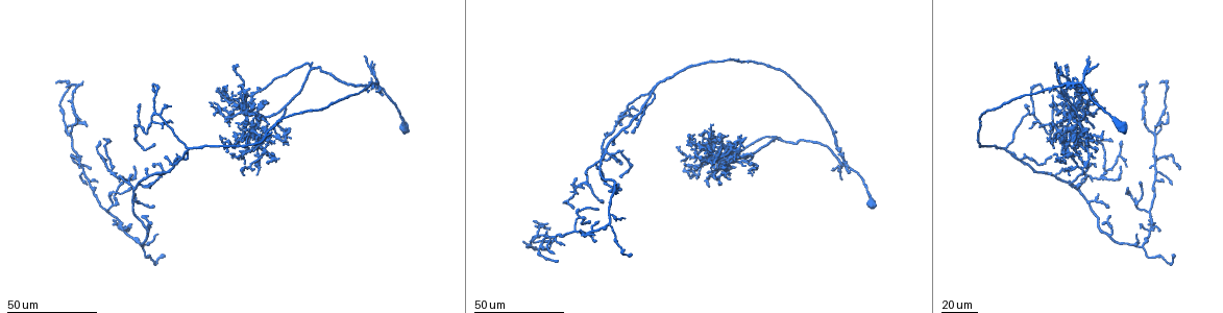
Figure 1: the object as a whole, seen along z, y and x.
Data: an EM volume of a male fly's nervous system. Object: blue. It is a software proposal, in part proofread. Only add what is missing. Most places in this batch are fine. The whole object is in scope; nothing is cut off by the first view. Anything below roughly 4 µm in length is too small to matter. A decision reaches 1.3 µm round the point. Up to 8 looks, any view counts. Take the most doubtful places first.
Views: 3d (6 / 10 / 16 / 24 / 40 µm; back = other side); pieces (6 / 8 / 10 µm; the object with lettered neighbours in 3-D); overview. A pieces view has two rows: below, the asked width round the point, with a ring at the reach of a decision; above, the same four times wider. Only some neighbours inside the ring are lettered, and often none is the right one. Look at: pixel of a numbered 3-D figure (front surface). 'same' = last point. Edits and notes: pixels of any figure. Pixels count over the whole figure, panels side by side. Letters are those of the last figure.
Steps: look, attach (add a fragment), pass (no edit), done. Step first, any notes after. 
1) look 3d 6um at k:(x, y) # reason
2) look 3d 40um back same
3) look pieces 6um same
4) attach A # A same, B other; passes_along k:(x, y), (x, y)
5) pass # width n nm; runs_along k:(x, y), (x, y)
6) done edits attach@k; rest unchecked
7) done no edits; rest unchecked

look 3d 40um at 1:(252, 150) # free end

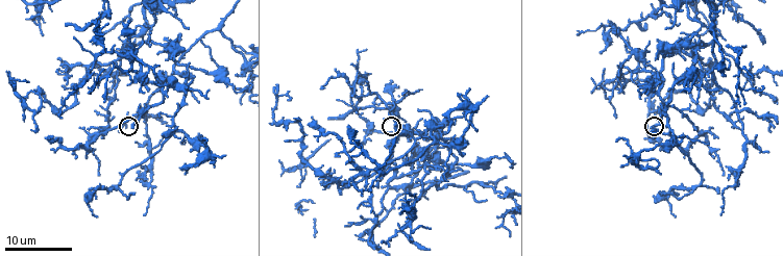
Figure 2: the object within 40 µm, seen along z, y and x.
look pieces 8um at 2:(132, 129)

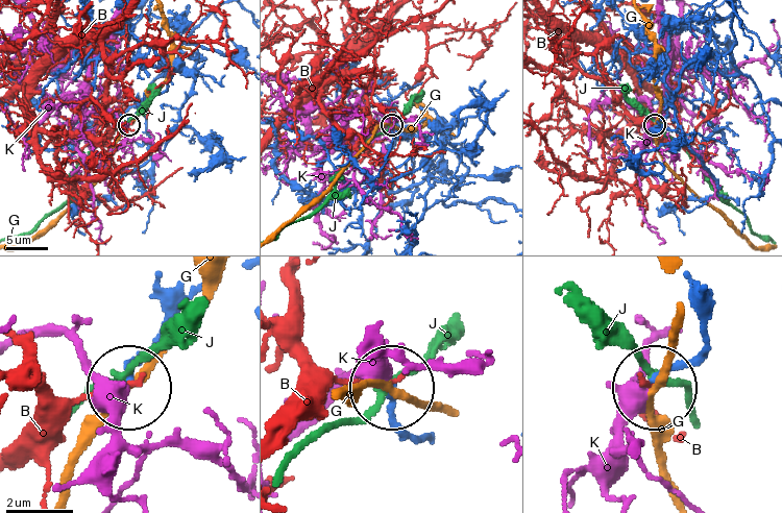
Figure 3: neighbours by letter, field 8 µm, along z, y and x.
pass # width 200 nm; B other, G other, J other, K other; no lettered fragment goes on from it

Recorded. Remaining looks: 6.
look 3d 40um at 1:(548, 224) # branch stops here

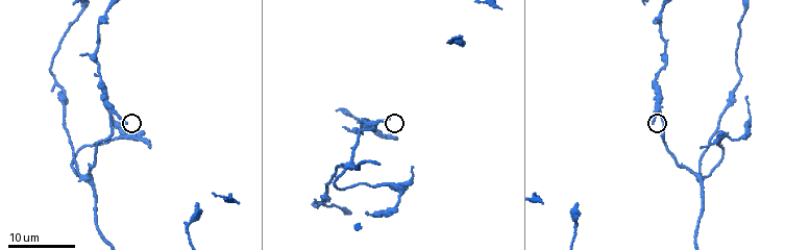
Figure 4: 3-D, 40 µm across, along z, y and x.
look pieces 6um at 4:(652, 125)

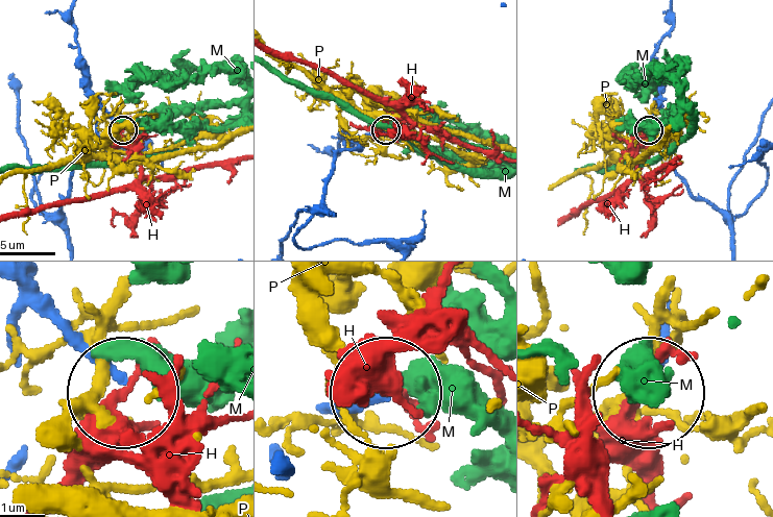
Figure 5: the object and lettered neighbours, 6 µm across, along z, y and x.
pass # H other, M other, P other; runs_along 5:(20, 324), (61, 317), (124, 377); no lettered fragment goes on from it

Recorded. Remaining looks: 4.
look 3d 24um at 2:(662, 194) # tapers out

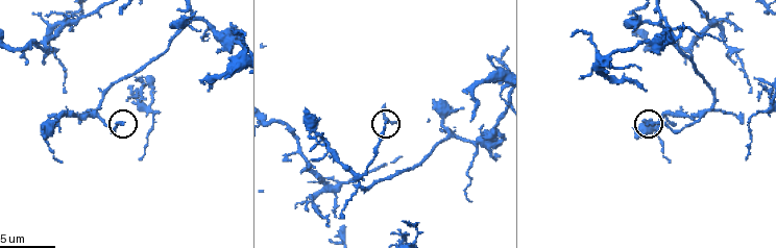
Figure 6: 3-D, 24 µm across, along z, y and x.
look 3d 6um at 6:(386, 124)

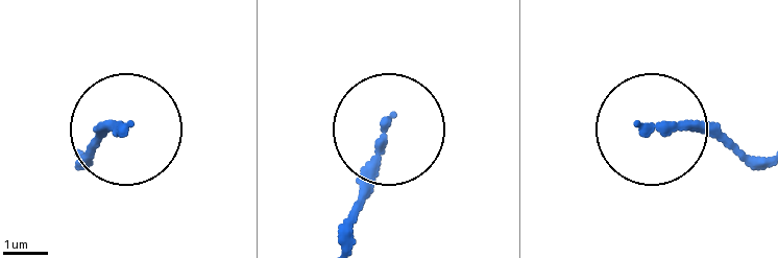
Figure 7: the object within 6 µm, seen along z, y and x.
look pieces 8um at 7:(383, 123)

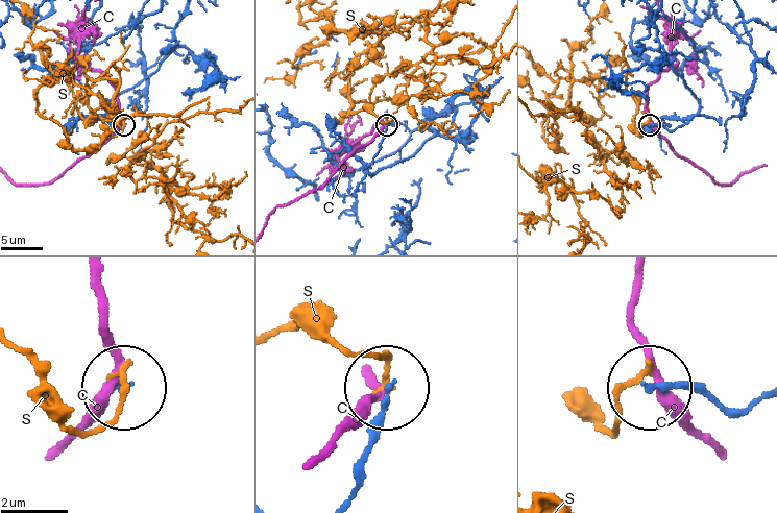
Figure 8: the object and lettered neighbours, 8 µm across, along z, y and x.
pass # C other, S other; runs_along 8:(345, 499), (380, 432), (385, 393); no lettered fragment goes on from it

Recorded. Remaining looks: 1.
done no edits; rest unchecked

